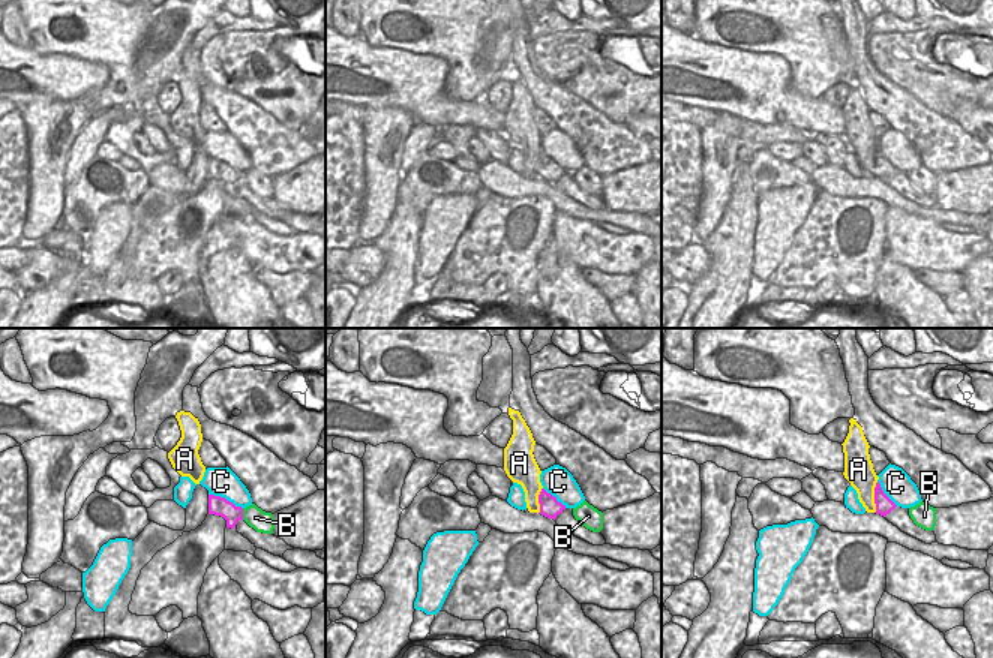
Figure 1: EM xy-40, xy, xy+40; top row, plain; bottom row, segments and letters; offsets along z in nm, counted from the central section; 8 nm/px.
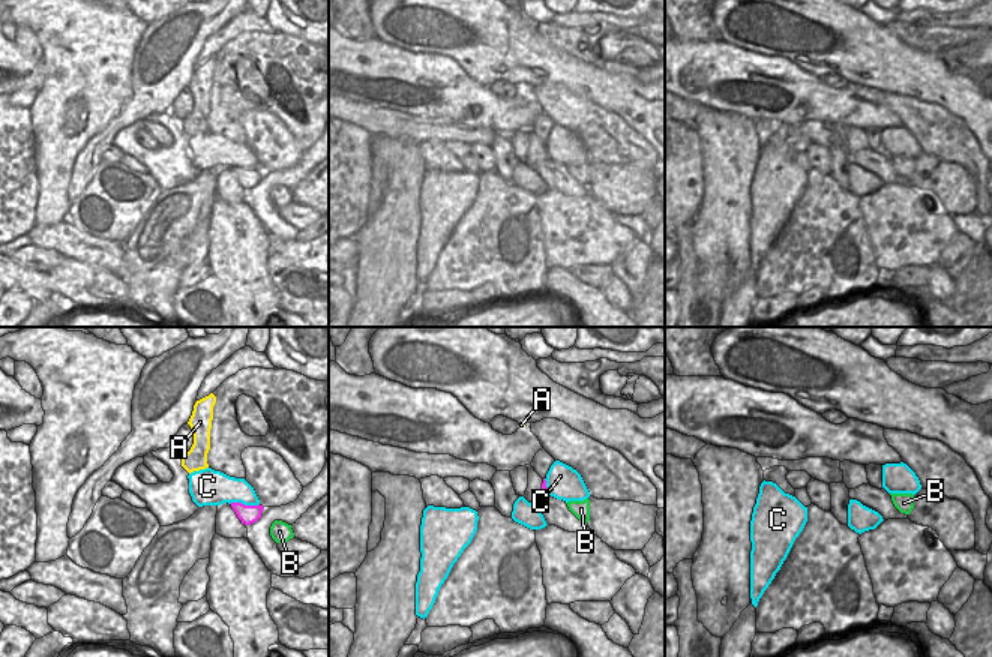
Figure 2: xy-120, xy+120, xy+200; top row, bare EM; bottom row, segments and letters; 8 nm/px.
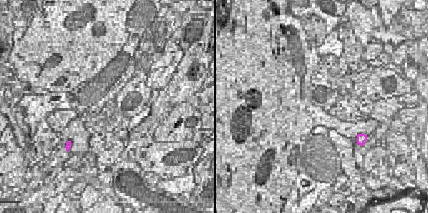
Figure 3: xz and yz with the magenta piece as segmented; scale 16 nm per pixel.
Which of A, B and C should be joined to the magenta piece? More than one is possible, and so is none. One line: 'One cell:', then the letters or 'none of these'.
One cell: none of these.

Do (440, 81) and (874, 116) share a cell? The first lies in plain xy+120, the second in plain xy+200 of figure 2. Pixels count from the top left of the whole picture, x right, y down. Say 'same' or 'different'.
same

